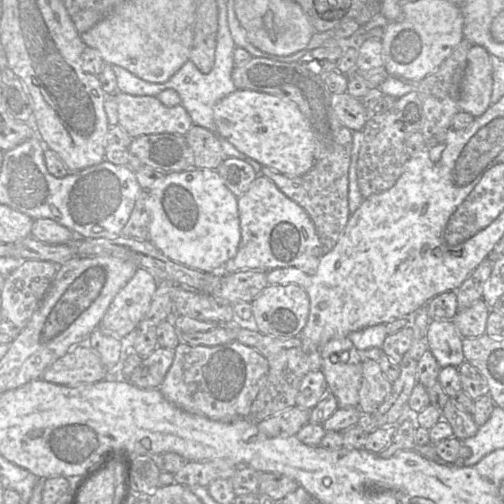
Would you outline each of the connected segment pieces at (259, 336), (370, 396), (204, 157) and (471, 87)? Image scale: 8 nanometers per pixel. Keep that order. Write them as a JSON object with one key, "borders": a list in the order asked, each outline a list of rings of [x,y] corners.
{"borders":[[[[236,326],[236,339],[260,352],[269,363],[269,374],[259,390],[251,407],[249,417],[255,422],[273,416],[283,410],[295,406],[296,396],[302,378],[311,371],[320,370],[322,358],[319,350],[306,352],[300,337],[277,338],[259,331],[247,330]]],[[[362,359],[362,381],[359,389],[358,407],[362,414],[373,413],[392,389],[378,361]]],[[[193,125],[185,137],[194,155],[194,168],[215,169],[226,159],[221,139],[202,126]]],[[[473,45],[467,56],[467,65],[461,82],[460,110],[477,118],[491,106],[492,72],[489,52],[481,46]]]]}

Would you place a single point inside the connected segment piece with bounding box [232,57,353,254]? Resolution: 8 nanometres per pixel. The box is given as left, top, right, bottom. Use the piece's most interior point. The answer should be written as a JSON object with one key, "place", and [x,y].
{"place":[322,192]}

